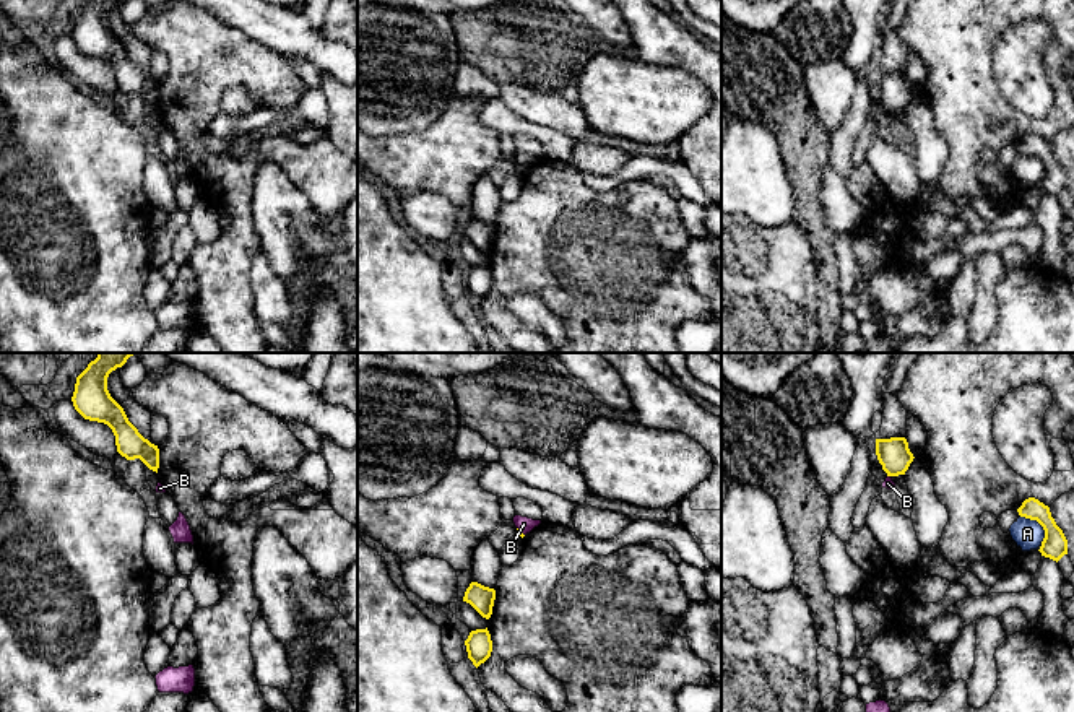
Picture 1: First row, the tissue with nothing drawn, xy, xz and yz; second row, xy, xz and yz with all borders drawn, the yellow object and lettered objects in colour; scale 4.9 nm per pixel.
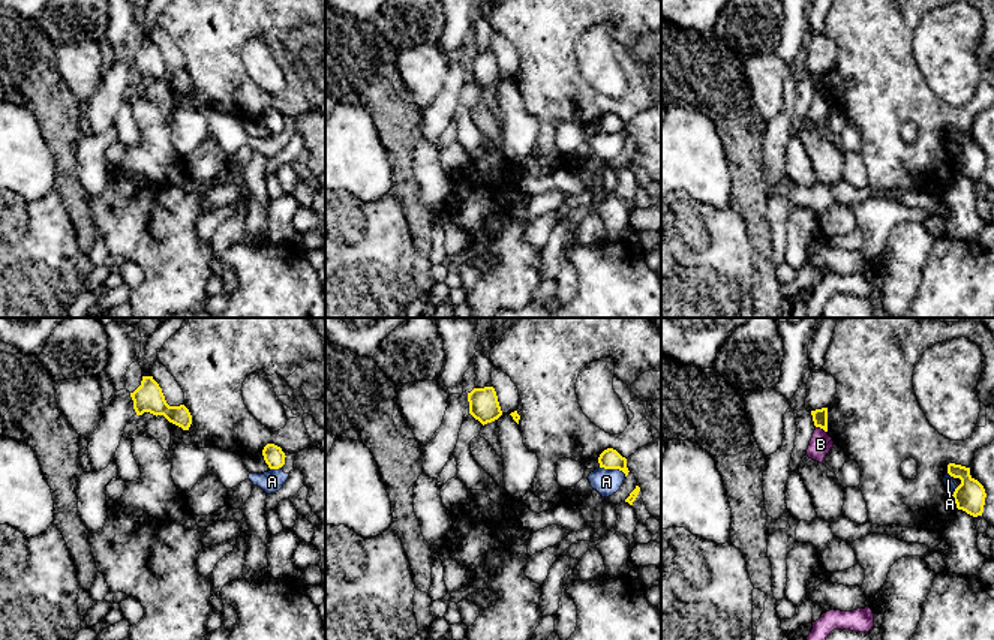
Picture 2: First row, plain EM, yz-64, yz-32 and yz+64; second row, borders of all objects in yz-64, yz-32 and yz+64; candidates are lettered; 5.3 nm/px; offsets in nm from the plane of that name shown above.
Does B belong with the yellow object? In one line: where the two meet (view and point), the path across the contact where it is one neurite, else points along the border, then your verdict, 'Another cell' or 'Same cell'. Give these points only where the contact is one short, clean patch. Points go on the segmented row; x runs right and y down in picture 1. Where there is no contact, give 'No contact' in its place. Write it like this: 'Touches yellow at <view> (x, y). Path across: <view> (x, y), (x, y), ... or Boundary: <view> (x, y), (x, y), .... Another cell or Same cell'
Touches yellow at xz (520, 532). Path across: xz (519, 532), (520, 532), (524, 524). Same cell

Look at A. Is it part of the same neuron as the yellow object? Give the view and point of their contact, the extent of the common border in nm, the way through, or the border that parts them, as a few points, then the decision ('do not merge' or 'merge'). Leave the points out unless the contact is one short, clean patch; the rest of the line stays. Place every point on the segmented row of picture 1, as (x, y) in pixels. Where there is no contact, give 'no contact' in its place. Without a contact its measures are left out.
contact yz (1040, 524); length 180 nm; border yz (1021, 516), (1035, 520), (1042, 527), (1042, 543); do not merge

